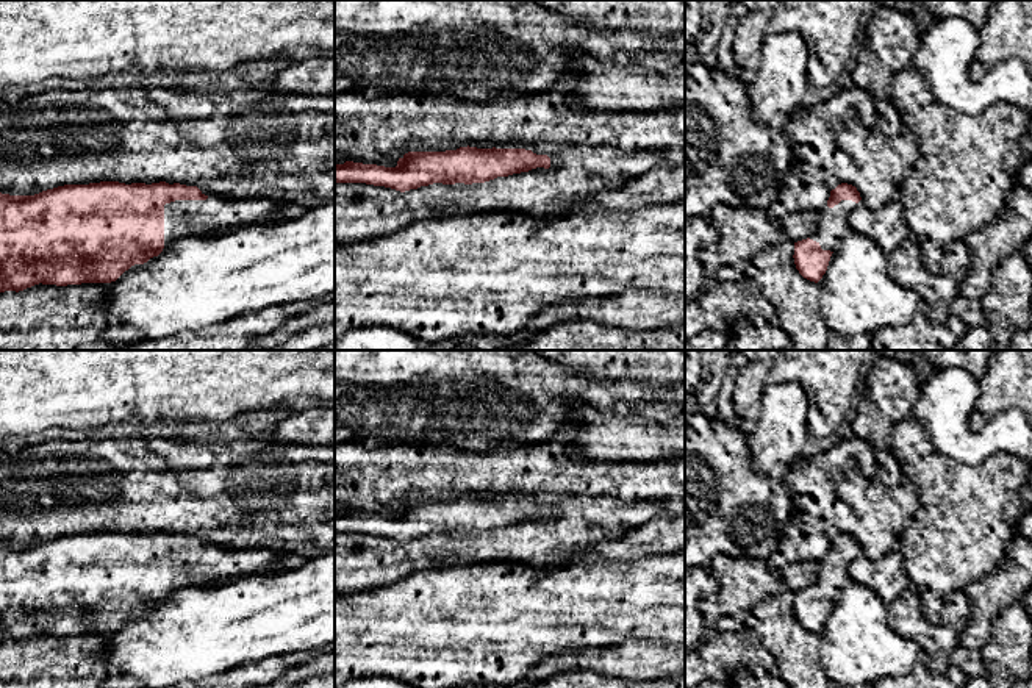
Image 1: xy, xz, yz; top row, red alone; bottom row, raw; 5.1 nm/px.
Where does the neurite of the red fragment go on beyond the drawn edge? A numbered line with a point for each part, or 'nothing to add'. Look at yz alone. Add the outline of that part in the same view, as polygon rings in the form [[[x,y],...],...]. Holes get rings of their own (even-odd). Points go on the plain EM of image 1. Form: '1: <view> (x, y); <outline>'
1: yz (834, 576); [[[841,550],[833,558],[827,554],[819,560],[819,574],[810,589],[816,591],[822,600],[833,602],[841,589],[851,582],[847,568],[860,555],[852,550]]]

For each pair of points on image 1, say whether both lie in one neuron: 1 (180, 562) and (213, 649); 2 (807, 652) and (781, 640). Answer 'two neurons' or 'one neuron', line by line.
1: two neurons
2: one neuron

